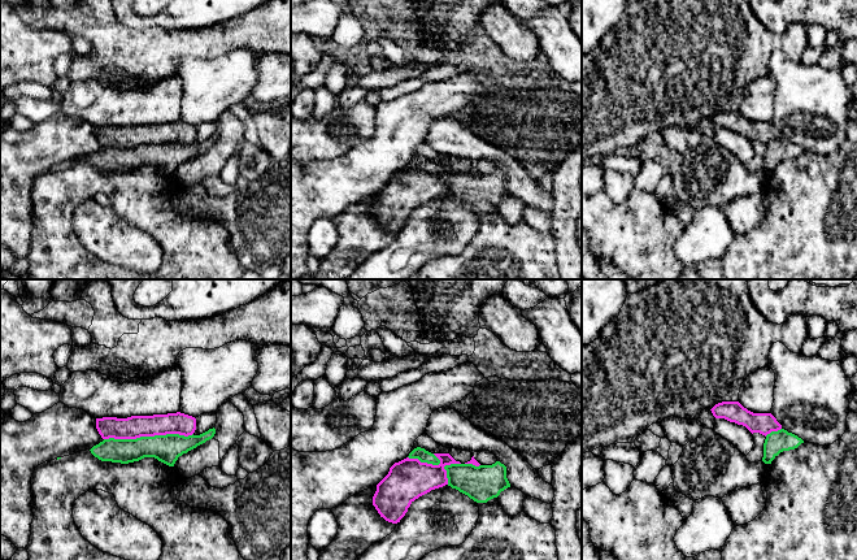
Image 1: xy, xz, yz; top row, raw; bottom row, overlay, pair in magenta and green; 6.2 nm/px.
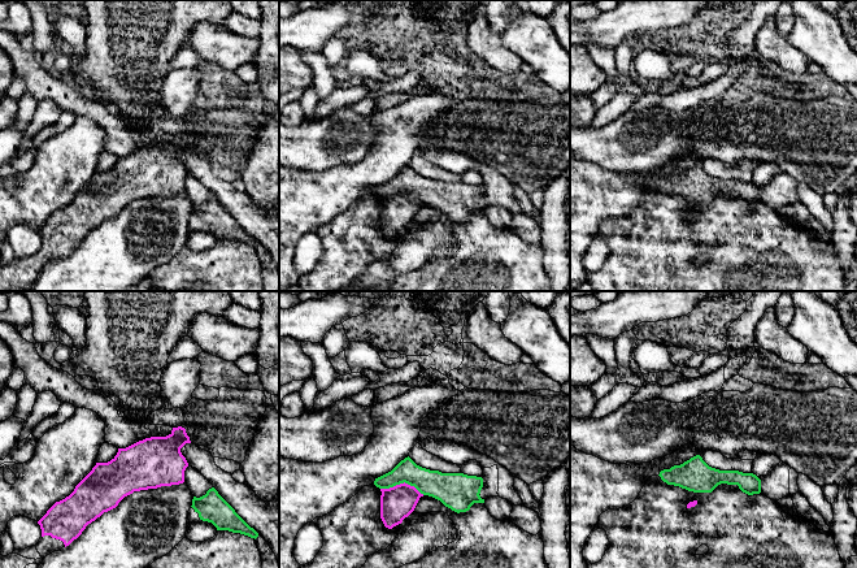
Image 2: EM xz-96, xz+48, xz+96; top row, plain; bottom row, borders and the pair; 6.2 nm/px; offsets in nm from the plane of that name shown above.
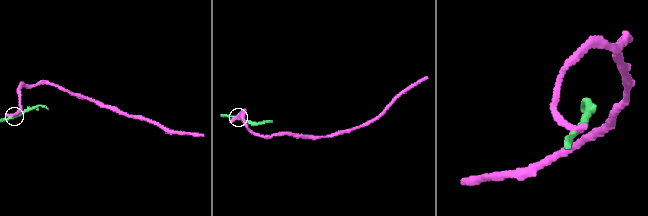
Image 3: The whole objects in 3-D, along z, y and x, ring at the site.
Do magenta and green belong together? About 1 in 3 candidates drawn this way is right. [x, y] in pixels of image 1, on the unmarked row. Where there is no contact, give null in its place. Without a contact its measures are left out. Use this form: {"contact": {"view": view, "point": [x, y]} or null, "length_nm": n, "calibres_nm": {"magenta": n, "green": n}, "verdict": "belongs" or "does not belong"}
{"contact": {"view": "xy", "point": [148, 144]}, "length_nm": 550, "calibres_nm": {"magenta": 140, "green": 180}, "verdict": "does not belong"}

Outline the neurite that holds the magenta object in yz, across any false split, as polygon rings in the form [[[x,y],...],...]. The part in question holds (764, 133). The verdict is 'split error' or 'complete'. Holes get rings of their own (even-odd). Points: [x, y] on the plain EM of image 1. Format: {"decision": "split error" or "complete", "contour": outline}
{"decision": "complete", "contour": [[[722,110],[715,113],[710,120],[715,127],[725,127],[730,131],[743,134],[752,143],[760,142],[766,146],[771,140],[782,138],[782,134],[771,122],[753,122],[739,110]]]}

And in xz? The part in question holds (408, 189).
{"decision": "complete", "contour": [[[434,162],[439,169],[439,174],[421,172],[418,168],[404,168],[395,172],[388,183],[377,194],[377,200],[373,205],[373,214],[386,230],[397,233],[408,221],[410,213],[419,205],[431,199],[448,194],[445,174],[461,173],[456,170],[449,162]]]}

